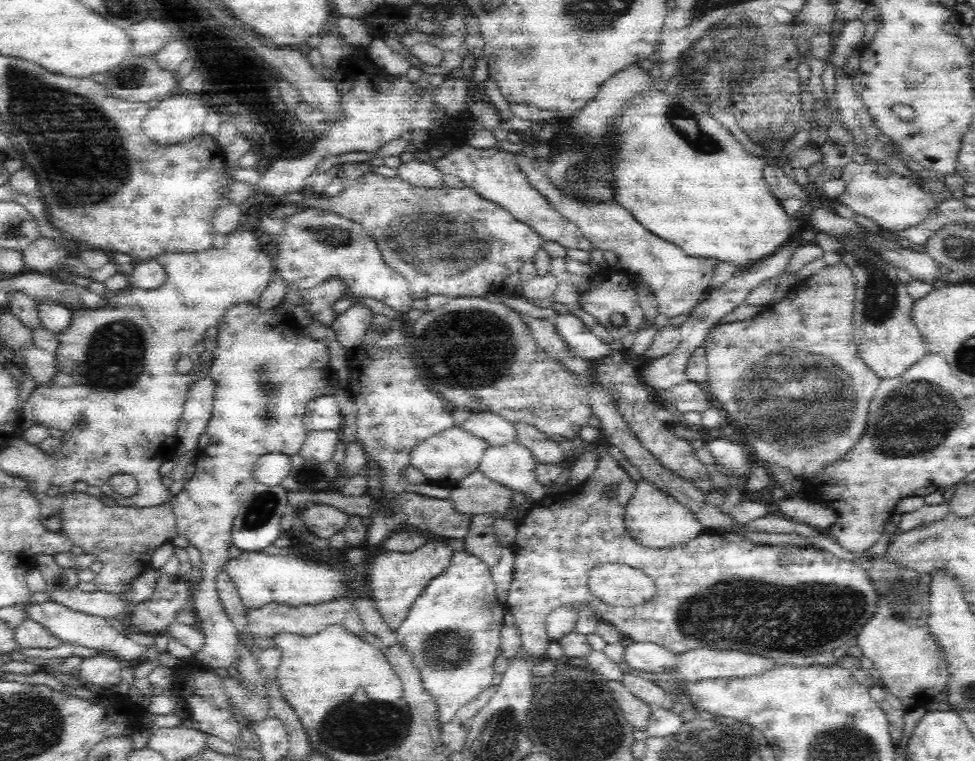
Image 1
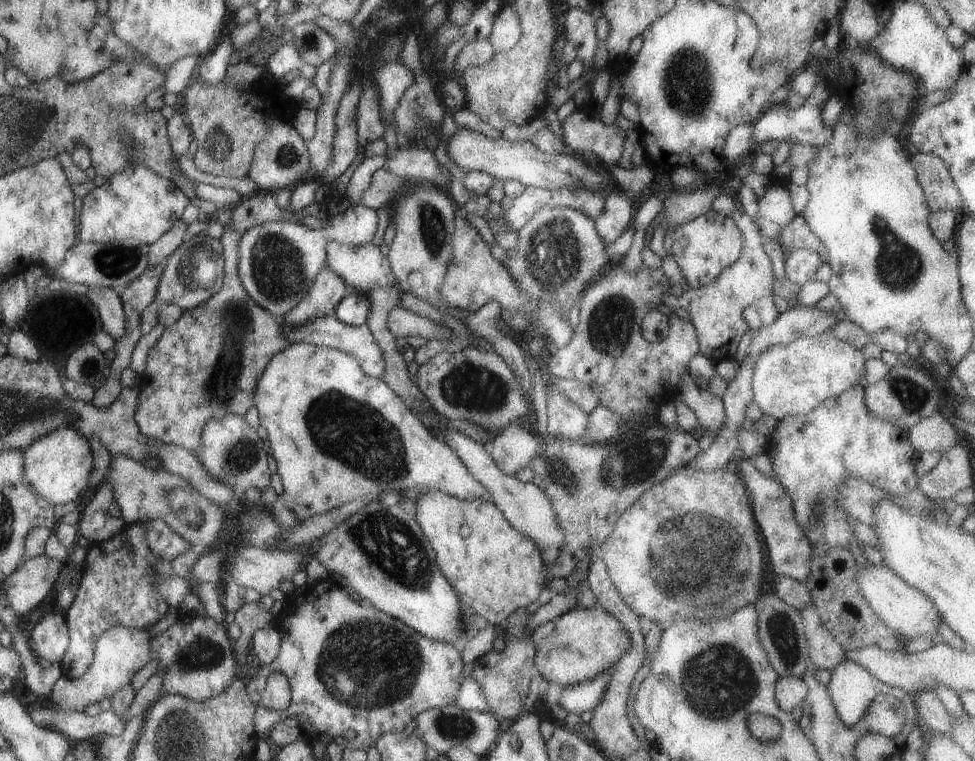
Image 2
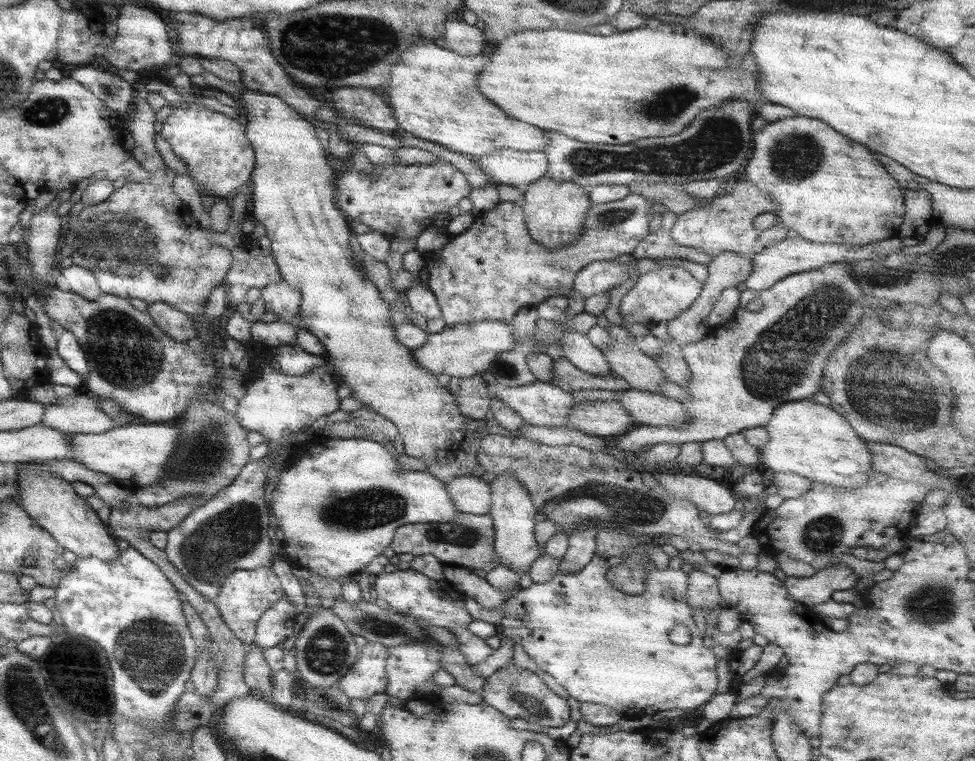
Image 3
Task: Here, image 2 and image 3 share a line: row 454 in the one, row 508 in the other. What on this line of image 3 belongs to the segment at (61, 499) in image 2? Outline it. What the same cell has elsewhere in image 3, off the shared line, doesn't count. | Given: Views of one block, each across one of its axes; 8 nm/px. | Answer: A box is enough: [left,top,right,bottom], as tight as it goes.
[11,463,121,562]

